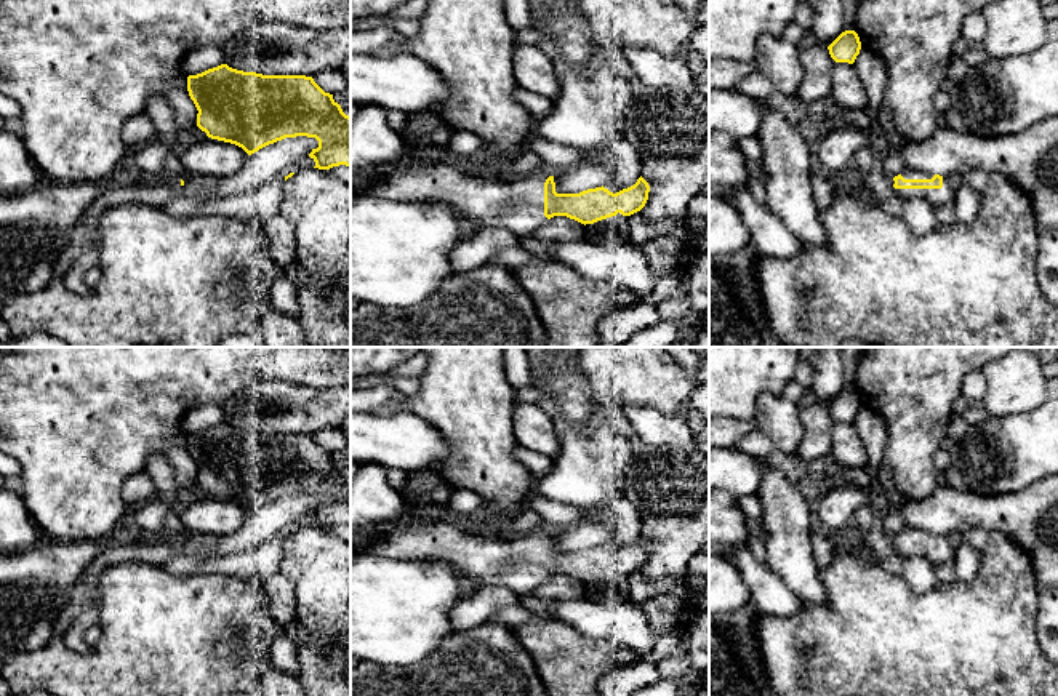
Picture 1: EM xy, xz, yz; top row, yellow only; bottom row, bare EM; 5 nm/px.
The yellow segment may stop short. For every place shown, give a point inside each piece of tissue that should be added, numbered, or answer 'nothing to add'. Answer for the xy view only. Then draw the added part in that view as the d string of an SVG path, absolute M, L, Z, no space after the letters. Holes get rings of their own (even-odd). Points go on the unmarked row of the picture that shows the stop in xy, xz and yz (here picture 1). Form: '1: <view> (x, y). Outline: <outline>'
1: xy (191, 541). Outline: M190 534L184 539L182 550L192 550L194 547L206 542L206 539L198 538L197 534Z

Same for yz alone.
1: yz (937, 556). Outline: M943 534L941 547L895 547L895 552L903 558L924 557L933 565L941 565L956 554L946 534Z

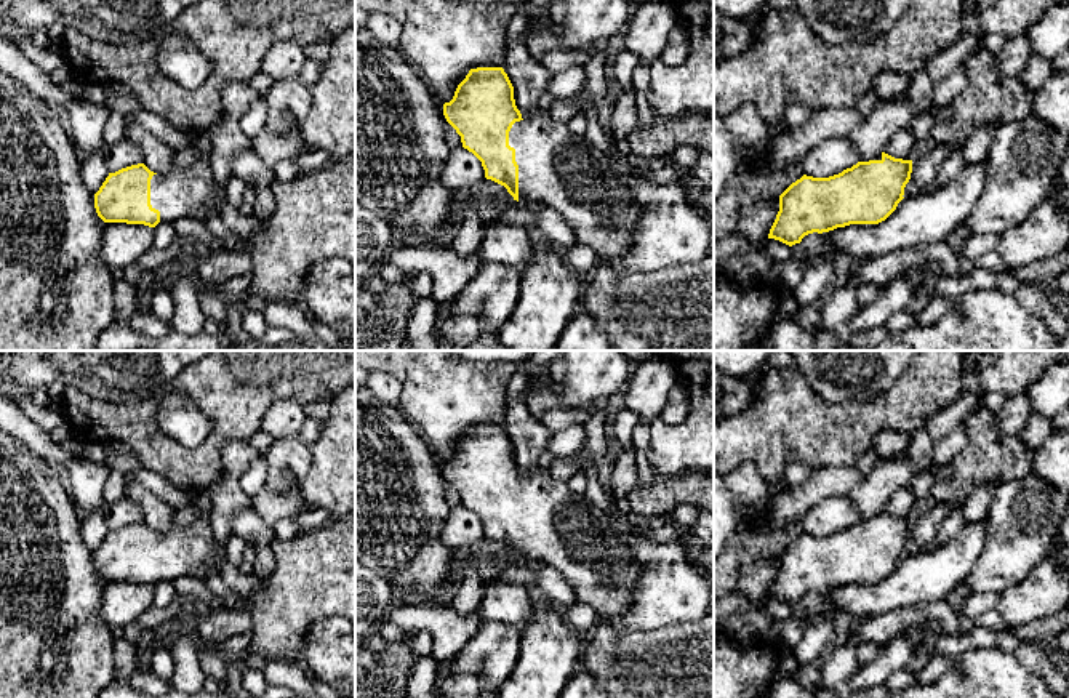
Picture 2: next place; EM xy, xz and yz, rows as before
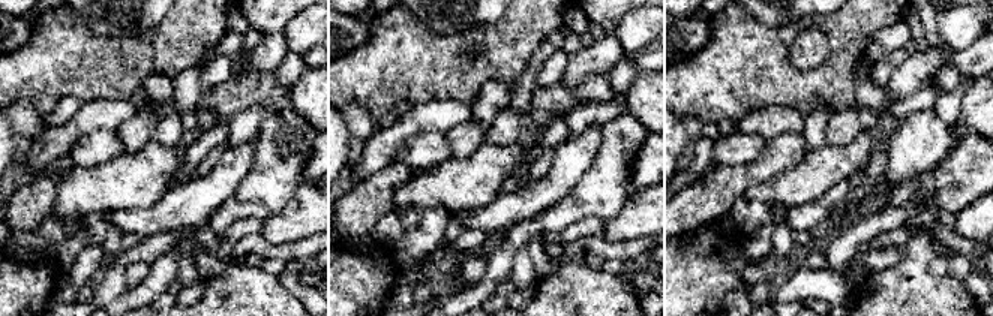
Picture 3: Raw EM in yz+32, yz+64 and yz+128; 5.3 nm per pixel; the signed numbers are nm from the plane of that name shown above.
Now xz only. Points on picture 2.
1: xz (400, 509). Outline: M355 381L355 557L384 578L397 597L419 596L421 599L434 599L453 591L458 583L458 573L453 572L453 560L458 554L442 543L443 524L451 511L445 501L445 483L448 480L443 474L443 463L445 459L435 456L419 429L405 416L398 405L389 407L381 403L365 383Z
2: xz (560, 529). Outline: M544 467L512 483L509 504L515 507L518 524L518 560L560 572L573 588L576 604L592 607L600 620L627 612L640 567L610 525L607 512L575 493L567 482L554 480Z

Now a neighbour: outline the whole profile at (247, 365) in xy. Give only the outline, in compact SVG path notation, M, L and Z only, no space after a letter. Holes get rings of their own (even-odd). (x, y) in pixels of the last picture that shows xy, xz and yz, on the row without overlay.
M210 351L198 362L181 370L162 391L138 403L114 403L64 387L61 408L70 434L83 443L126 443L141 464L163 475L171 485L189 491L208 491L222 475L222 448L230 440L250 439L261 429L262 418L277 400L294 400L302 407L333 399L355 386L355 351ZM182 394L213 421L205 442L187 448L166 435L157 424L157 411L165 395Z

